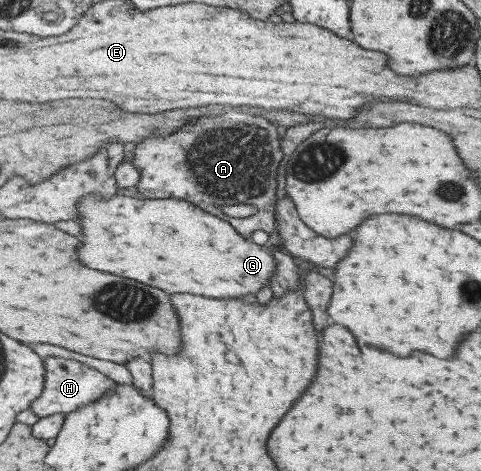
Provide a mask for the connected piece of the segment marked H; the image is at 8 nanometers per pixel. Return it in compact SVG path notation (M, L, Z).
M48 357L46 363L46 383L42 395L34 401L31 406L32 412L42 419L56 415L57 413L74 413L76 409L86 407L102 397L106 397L116 385L110 376L102 373L102 370L88 367L86 363L81 363L73 359L64 359L64 357Z

